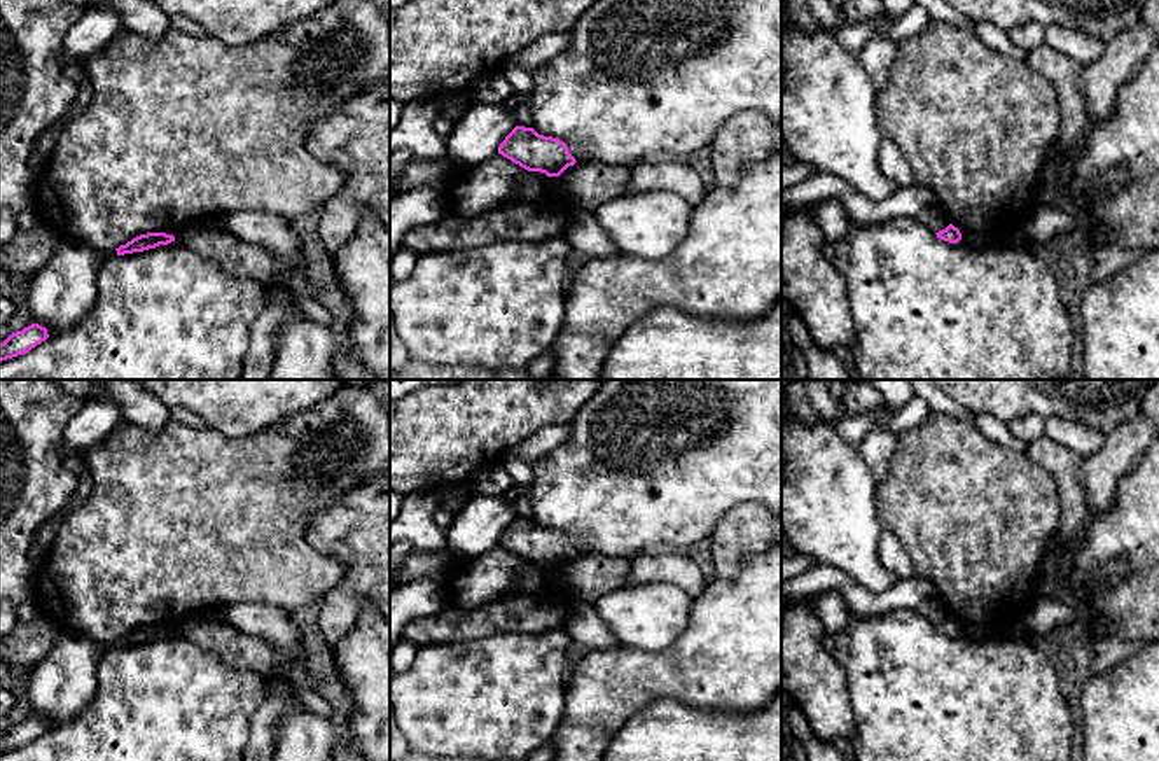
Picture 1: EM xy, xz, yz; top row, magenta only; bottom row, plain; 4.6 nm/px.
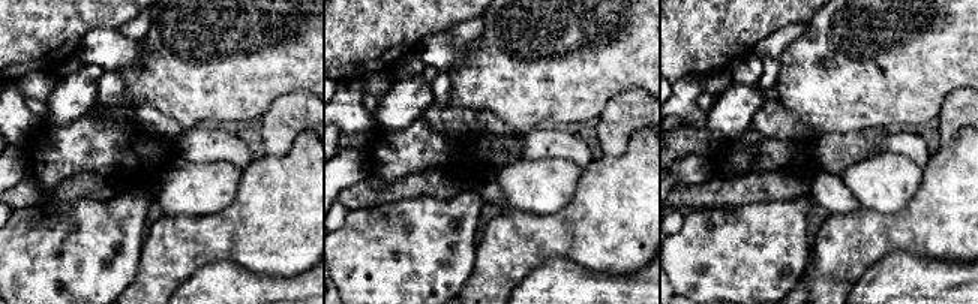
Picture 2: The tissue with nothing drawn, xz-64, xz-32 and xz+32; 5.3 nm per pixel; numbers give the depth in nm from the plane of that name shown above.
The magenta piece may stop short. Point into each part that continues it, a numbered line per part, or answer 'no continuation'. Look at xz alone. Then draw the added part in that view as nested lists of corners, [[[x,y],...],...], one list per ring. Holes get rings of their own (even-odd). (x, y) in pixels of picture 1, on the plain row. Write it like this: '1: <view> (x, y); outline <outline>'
no continuation

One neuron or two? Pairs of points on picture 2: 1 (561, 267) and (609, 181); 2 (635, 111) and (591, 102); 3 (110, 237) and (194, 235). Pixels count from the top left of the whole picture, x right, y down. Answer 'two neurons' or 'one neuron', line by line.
1: two neurons
2: two neurons
3: two neurons

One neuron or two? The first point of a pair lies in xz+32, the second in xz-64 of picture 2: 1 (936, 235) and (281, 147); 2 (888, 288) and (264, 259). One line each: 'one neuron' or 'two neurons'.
1: two neurons
2: two neurons

